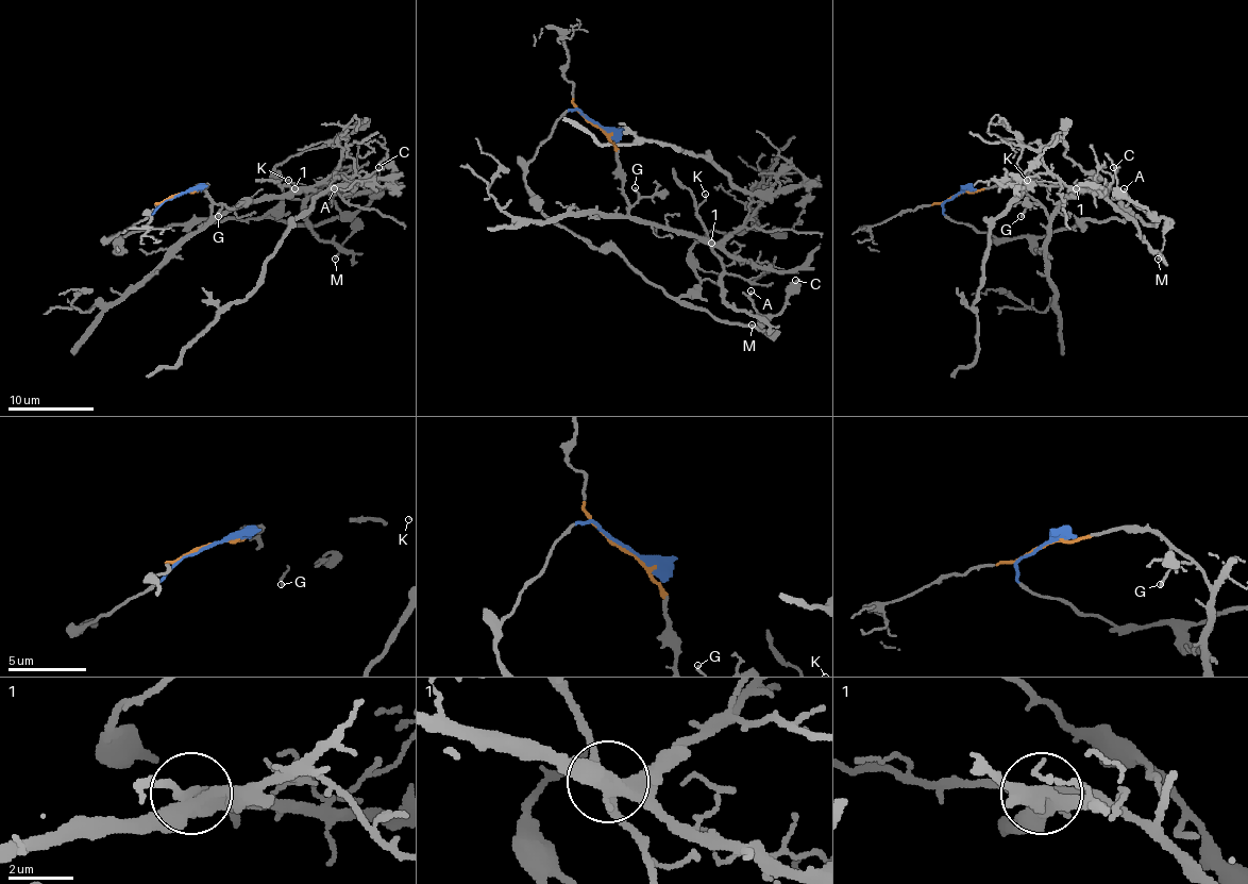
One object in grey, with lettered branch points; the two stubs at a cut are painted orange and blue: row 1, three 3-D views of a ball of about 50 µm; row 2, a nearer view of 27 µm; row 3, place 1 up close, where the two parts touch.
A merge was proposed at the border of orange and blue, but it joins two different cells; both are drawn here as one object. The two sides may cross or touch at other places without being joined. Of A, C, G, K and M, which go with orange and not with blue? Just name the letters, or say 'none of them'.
G

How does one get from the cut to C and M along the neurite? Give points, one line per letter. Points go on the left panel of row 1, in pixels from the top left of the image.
C: (178, 195), (108, 237), (175, 222), (255, 218), (324, 222), (348, 218), (377, 188), (377, 167)
M: (178, 195), (111, 237), (180, 222), (270, 218), (314, 224), (348, 218), (352, 233), (335, 260)

